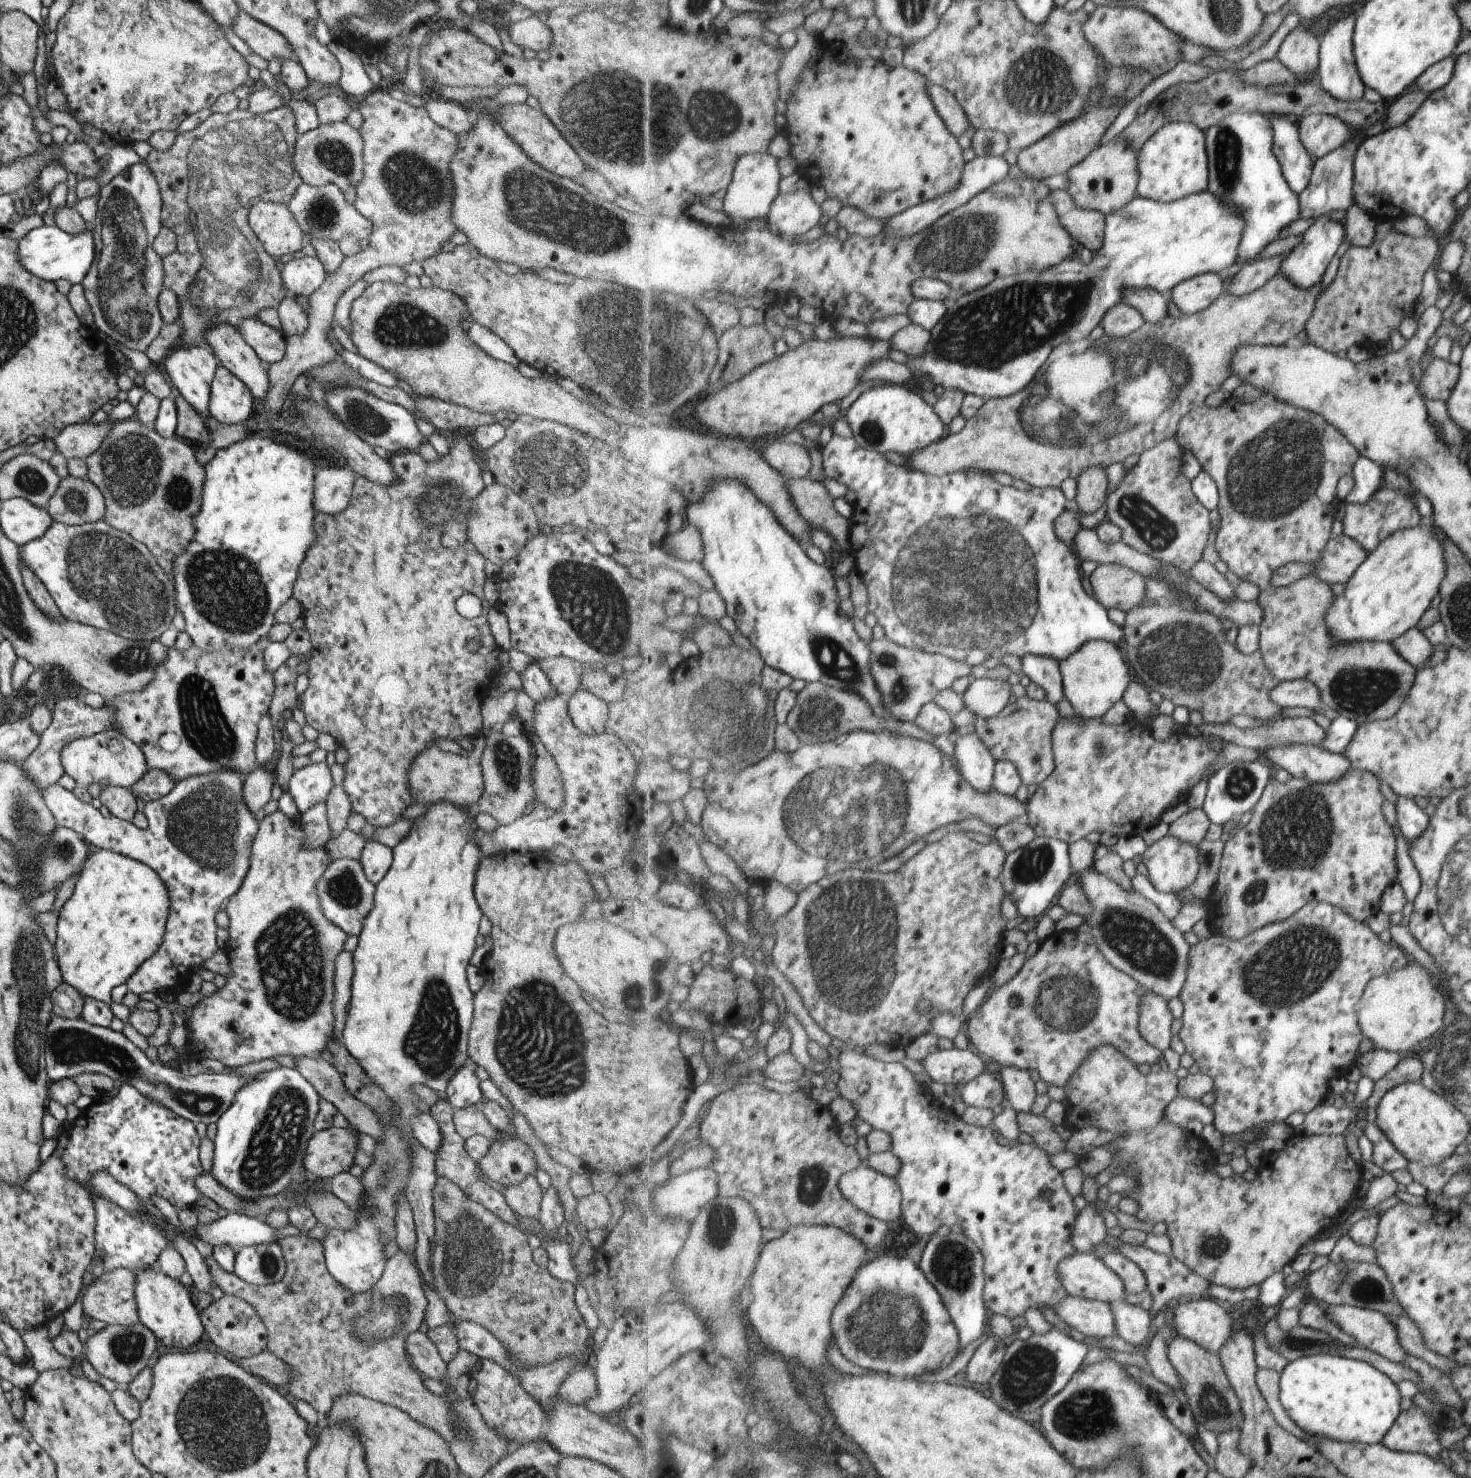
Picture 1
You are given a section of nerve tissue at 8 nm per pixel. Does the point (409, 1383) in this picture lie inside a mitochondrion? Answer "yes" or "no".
no

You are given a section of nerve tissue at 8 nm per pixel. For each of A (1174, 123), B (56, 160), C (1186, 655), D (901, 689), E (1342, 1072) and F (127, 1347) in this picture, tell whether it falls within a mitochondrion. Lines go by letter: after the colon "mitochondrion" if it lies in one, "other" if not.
A: other
B: other
C: mitochondrion
D: mitochondrion
E: other
F: mitochondrion

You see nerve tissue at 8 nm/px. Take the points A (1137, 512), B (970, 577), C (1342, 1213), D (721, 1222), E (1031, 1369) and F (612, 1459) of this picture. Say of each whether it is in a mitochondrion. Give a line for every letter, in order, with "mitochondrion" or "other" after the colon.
A: mitochondrion
B: mitochondrion
C: other
D: mitochondrion
E: mitochondrion
F: other

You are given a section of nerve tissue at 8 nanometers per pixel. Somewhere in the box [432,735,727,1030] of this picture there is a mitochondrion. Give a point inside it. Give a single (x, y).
(643, 993)

